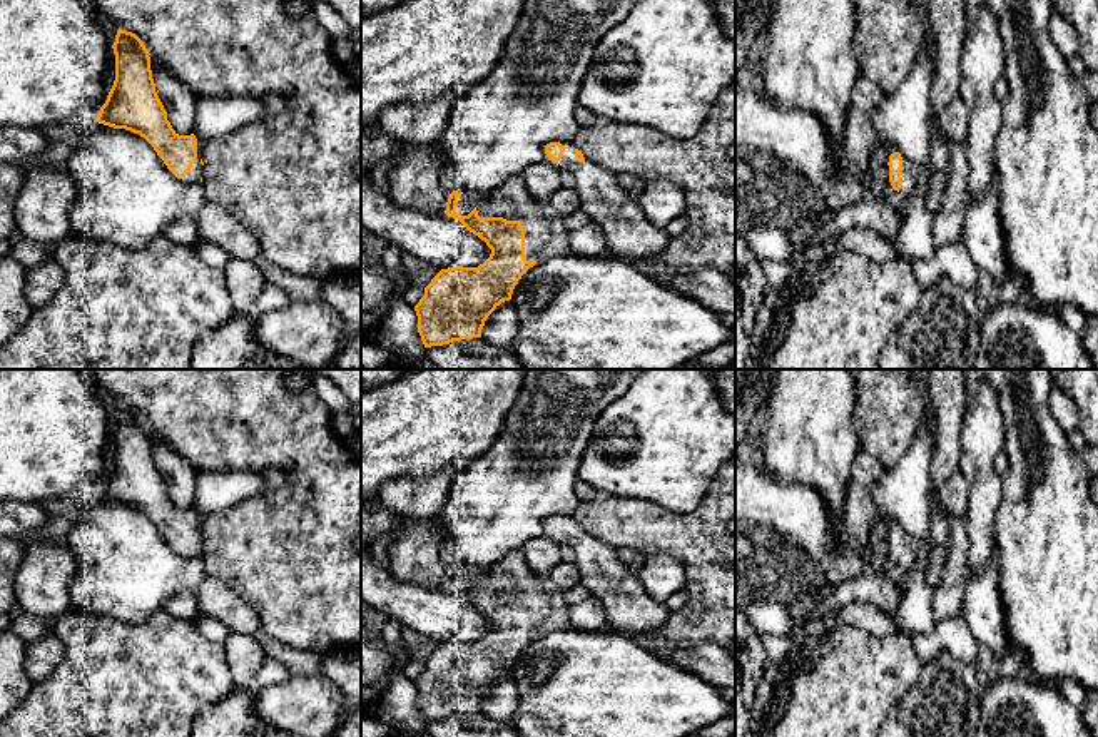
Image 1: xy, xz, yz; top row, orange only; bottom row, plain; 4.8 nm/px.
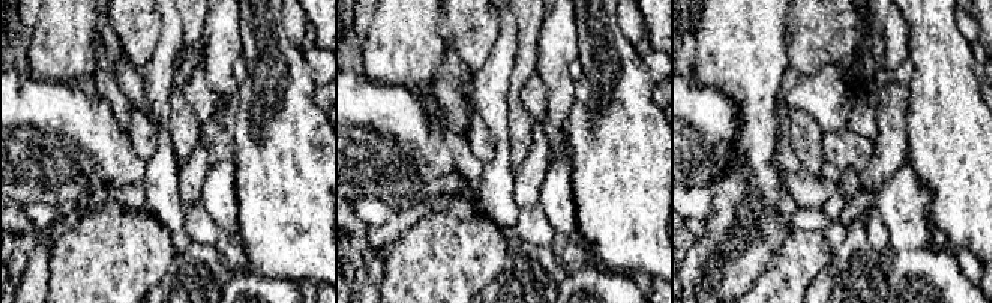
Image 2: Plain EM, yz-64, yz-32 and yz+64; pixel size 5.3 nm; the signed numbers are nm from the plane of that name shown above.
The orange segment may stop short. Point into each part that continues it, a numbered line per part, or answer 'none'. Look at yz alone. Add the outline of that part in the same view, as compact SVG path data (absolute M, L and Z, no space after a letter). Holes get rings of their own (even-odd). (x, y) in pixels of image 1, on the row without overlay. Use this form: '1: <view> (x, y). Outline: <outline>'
1: yz (913, 552). Outline: M902 528L902 543L901 543L901 570L911 570L916 563L929 563L931 545L929 540L919 541L918 538L907 535Z

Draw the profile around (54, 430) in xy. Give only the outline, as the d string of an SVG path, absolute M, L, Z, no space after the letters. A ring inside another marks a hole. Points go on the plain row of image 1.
M0 369L0 501L42 503L99 490L114 428L99 391L82 369Z

